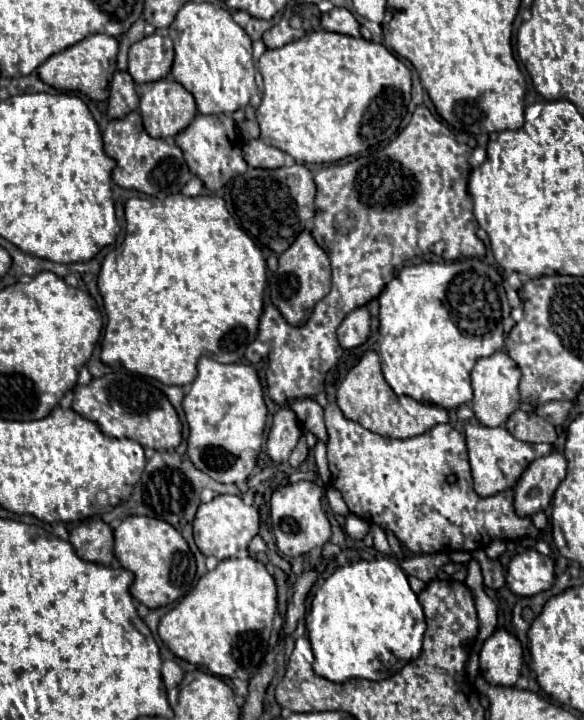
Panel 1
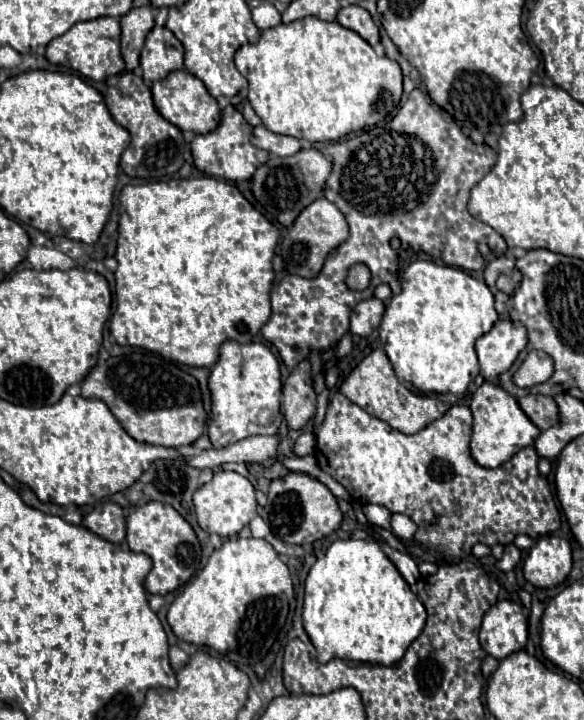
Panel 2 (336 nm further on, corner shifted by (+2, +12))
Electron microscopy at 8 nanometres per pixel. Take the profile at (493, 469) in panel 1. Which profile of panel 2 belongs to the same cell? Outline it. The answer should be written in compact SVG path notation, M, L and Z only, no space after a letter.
M486 380L474 392L470 400L470 410L474 414L474 432L472 432L470 450L474 460L484 468L498 468L500 464L510 460L518 450L532 446L540 434L540 428L534 426L532 420L528 420L528 416L518 406L516 398L504 392L504 388L500 388L494 382Z

